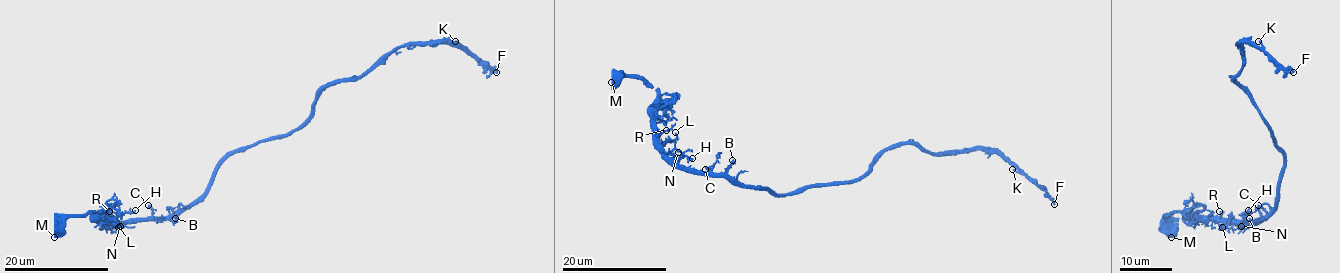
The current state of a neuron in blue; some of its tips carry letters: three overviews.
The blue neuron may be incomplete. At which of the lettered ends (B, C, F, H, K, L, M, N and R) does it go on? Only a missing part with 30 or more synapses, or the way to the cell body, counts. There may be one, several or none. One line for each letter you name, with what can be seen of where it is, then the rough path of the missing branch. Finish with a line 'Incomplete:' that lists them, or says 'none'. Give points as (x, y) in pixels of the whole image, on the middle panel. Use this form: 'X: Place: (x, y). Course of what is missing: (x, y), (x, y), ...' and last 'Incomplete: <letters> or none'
F: Place: (1054, 204). Course of what is missing: (1054, 204), (1060, 208), (1051, 209), (1045, 217), (1045, 229), (1037, 238), (1027, 242)
Incomplete: F

